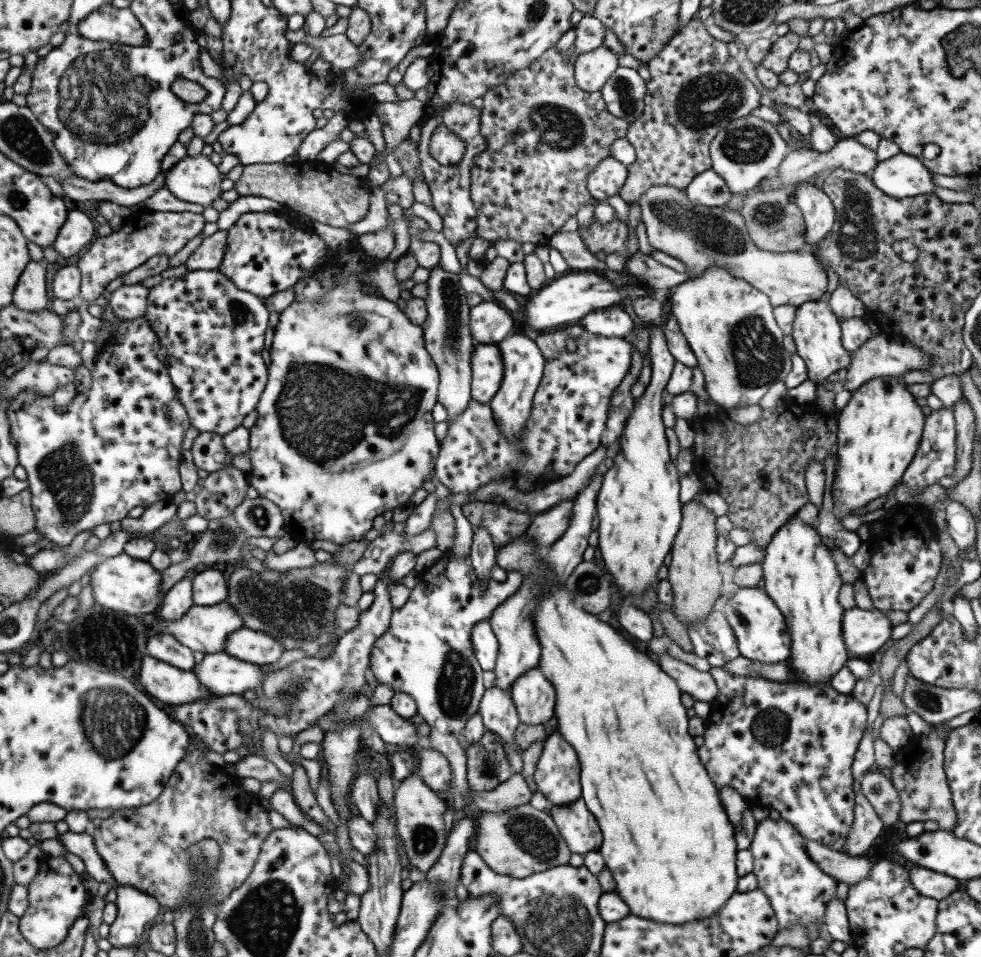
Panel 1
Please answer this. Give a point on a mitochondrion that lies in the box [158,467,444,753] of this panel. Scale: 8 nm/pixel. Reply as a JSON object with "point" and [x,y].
{"point":[298,611]}

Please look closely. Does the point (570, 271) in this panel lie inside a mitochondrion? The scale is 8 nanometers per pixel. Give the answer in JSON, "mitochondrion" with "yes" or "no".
{"mitochondrion":"no"}

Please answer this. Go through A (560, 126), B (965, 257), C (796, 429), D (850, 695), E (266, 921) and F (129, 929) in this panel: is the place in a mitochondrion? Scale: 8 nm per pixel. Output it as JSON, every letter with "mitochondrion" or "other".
{"A":"mitochondrion","B":"other","C":"other","D":"other","E":"mitochondrion","F":"other"}

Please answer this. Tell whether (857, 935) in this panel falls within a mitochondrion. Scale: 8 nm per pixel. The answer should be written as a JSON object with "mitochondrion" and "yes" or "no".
{"mitochondrion":"no"}

